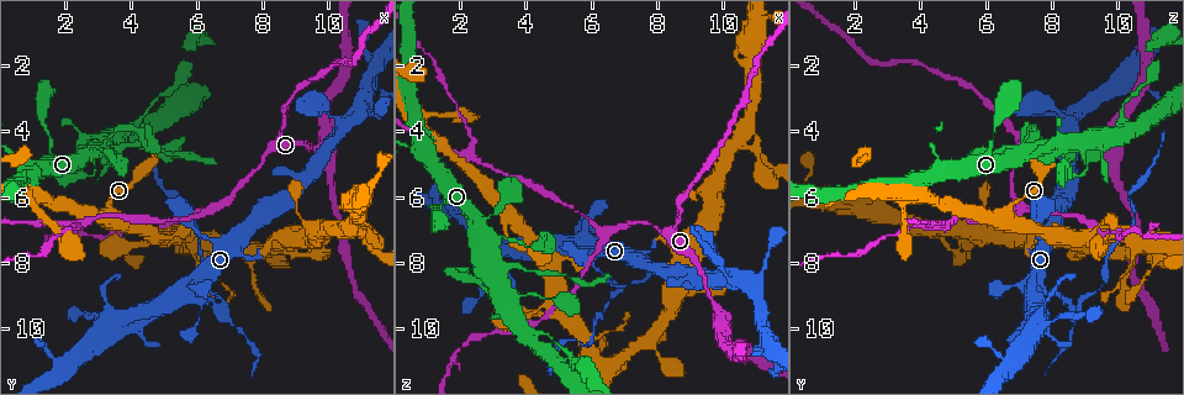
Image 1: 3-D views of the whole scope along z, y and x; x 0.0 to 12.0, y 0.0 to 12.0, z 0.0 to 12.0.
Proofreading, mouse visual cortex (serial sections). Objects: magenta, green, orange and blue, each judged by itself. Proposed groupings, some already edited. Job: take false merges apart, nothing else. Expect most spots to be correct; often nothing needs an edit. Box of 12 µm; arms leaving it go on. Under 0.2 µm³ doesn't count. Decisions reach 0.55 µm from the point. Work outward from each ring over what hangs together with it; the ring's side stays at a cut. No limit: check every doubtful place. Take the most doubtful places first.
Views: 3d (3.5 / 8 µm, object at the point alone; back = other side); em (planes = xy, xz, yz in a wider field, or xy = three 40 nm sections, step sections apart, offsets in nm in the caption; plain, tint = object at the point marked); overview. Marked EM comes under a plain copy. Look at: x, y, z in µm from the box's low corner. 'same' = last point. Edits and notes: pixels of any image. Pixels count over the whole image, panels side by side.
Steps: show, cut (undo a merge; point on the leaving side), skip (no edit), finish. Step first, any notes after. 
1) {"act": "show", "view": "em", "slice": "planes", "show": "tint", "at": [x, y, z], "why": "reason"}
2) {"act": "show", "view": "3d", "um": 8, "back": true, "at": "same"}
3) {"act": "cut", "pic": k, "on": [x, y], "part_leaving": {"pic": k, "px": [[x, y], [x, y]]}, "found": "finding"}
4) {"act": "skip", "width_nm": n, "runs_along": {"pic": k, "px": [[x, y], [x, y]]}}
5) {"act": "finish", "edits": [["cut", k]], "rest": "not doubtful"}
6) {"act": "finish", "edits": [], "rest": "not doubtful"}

{"act": "show", "view": "3d", "um": 3.5, "at": [6.0, 8.8, 7.7]}

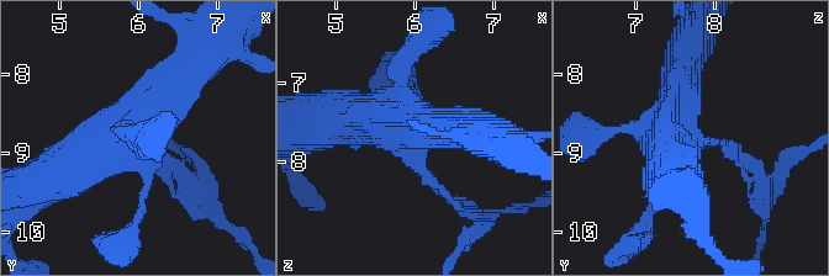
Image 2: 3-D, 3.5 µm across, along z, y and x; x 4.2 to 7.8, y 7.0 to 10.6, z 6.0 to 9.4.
{"act": "show", "view": "em", "slice": "xy", "step": 1, "show": "tint", "at": [6.00, 8.80, 7.75]}

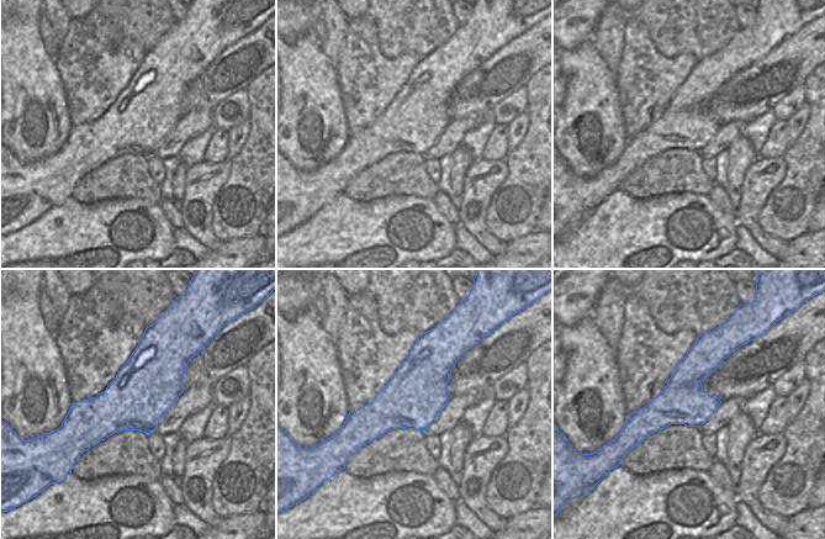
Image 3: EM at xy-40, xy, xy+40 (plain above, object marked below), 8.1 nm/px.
{"act": "skip", "runs_along": {"pic": 2, "px": [[193, 67], [140, 127], [72, 173]]}, "found": "continuous, no second cell"}

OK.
{"act": "show", "view": "3d", "um": 3.5, "at": [2.4, 6.9, 4.8], "why": "arms part here"}

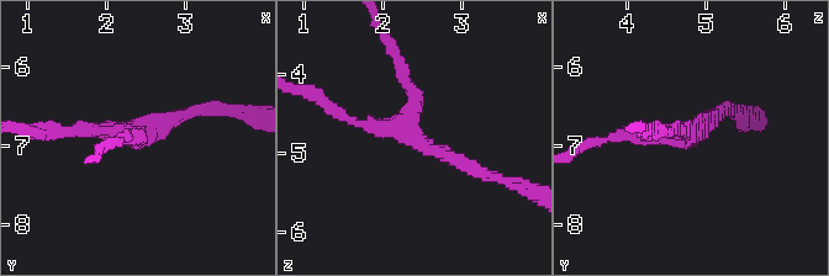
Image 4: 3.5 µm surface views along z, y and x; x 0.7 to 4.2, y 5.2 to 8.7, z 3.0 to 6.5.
{"act": "show", "view": "em", "slice": "xy", "step": 3, "show": "tint", "at": [2.35, 6.85, 4.75], "arms": 3, "arm_widths_nm": [150, 150, 200], "why": "need the tissue"}

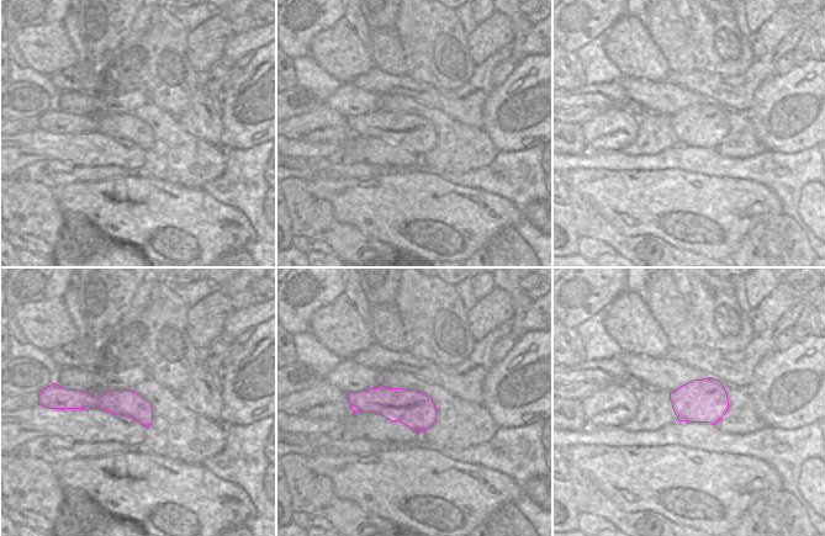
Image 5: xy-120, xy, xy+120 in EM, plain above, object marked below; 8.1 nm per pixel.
{"act": "skip", "runs_along": {"pic": 4, "px": [[476, 170], [412, 136], [397, 57]]}, "found": "continuous, no second cell"}

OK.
{"act": "show", "view": "3d", "um": 8, "at": [6.6, 9.4, 8.6], "why": "sharp bend"}

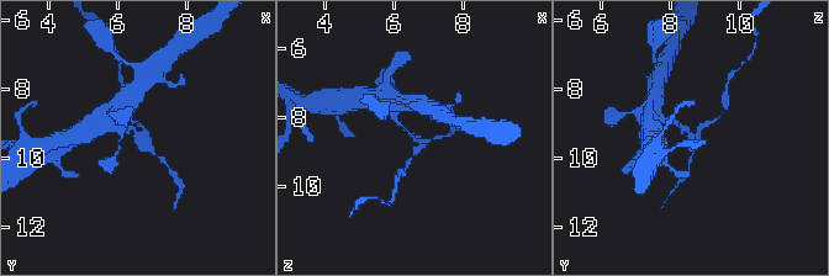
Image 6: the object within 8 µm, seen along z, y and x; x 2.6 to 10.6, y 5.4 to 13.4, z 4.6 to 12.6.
{"act": "show", "view": "em", "slice": "xy", "step": 3, "show": "tint", "at": [6.6, 9.4, 8.6]}

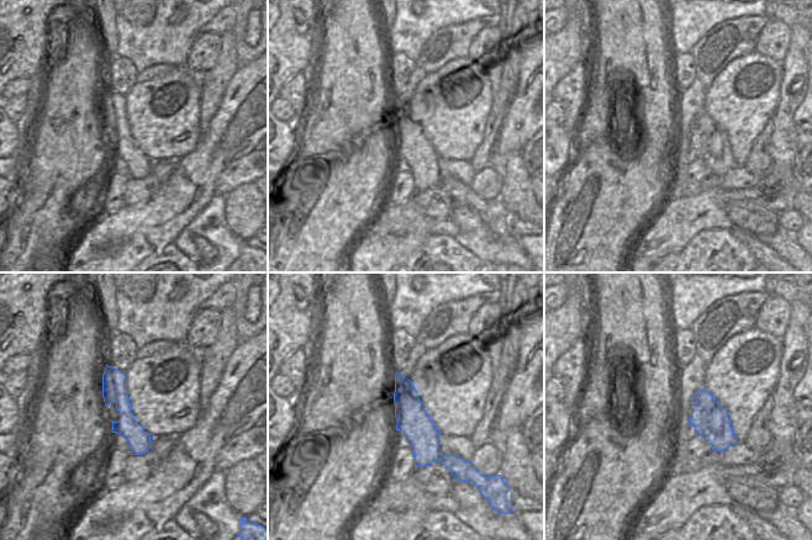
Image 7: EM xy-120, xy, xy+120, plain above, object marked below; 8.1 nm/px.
{"act": "cut", "pic": 6, "on": [152, 148], "part_leaving": {"pic": 6, "px": [[412, 136], [421, 148], [407, 168]]}, "found": "a second cell is stuck on"}

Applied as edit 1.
{"act": "finish", "edits": [["cut", 6]], "rest": "not doubtful"}

